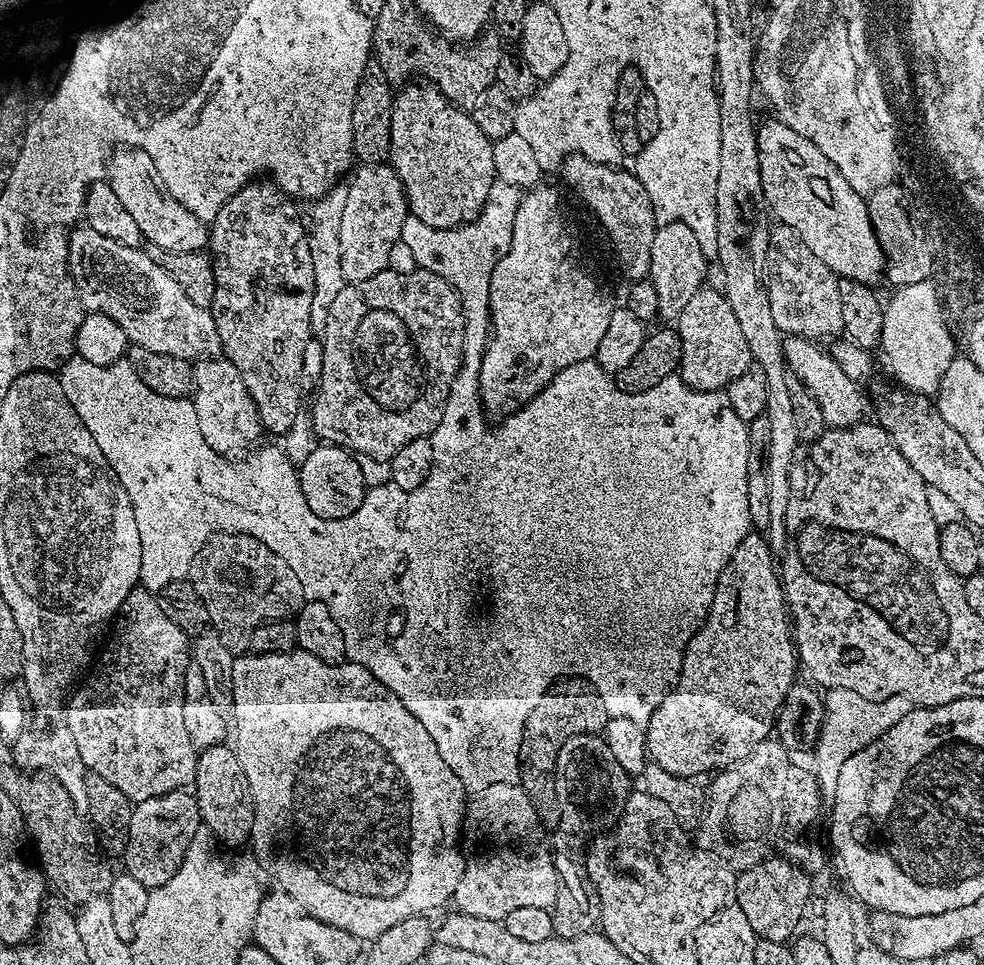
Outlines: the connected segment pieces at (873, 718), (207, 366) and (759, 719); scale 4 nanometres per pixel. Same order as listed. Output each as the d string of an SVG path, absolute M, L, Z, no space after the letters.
M829 688L824 700L824 725L820 728L820 735L814 745L816 751L815 775L820 786L836 788L838 776L846 766L848 759L858 754L866 746L870 746L882 734L912 712L914 702L909 696L895 696L885 700L871 700L862 698L862 694L854 694L854 690Z
M204 358L194 368L194 403L202 434L210 447L221 454L232 454L235 448L255 445L262 436L260 419L240 372L223 358Z
M749 531L718 578L708 618L688 644L679 678L649 722L647 755L651 763L670 774L700 778L703 772L712 772L715 768L727 770L746 760L763 740L773 735L776 718L784 701L789 699L791 692L788 691L796 680L798 648L790 627L782 576L776 573L772 559L774 553L767 539L759 531Z

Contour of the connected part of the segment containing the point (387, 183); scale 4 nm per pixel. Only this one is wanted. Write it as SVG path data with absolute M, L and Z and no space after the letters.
M391 163L376 164L369 172L360 172L349 183L349 194L342 215L342 274L349 285L361 284L388 268L390 252L400 243L400 231L409 215L404 183L395 174Z

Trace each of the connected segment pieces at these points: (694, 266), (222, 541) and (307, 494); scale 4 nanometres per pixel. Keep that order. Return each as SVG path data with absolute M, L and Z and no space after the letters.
M675 223L657 227L650 281L658 294L658 316L661 321L675 321L680 311L705 287L704 275L708 272L708 264L700 247L702 241L687 225Z
M217 532L215 536L209 536L202 550L194 554L188 576L194 590L198 590L198 598L202 598L206 606L211 627L220 636L222 646L233 654L249 651L248 639L258 626L268 623L269 620L295 617L306 602L302 582L298 582L294 570L290 570L290 566L286 566L286 562L282 562L282 558L274 554L274 550L270 550L252 536L243 536L240 532Z
M331 442L316 446L305 464L299 467L298 475L302 494L314 510L324 520L345 521L363 509L366 495L363 470L359 459L347 447L337 446Z

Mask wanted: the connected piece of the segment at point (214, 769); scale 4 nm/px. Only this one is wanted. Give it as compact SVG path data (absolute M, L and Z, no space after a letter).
M227 743L205 748L196 758L196 782L194 795L203 827L208 828L221 845L236 850L239 844L247 845L254 826L254 798L250 794L250 782L246 782L246 770L238 762L235 747Z

